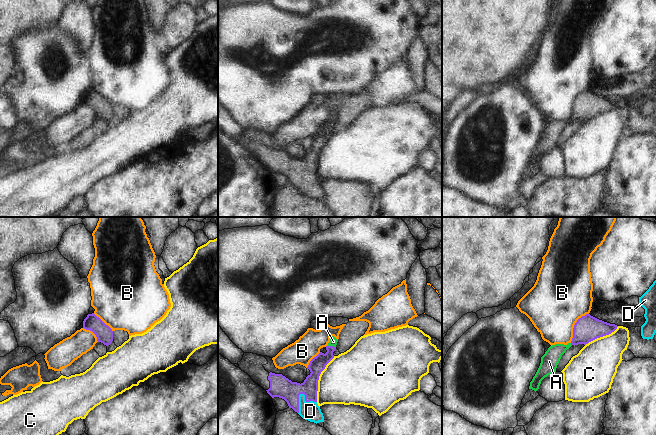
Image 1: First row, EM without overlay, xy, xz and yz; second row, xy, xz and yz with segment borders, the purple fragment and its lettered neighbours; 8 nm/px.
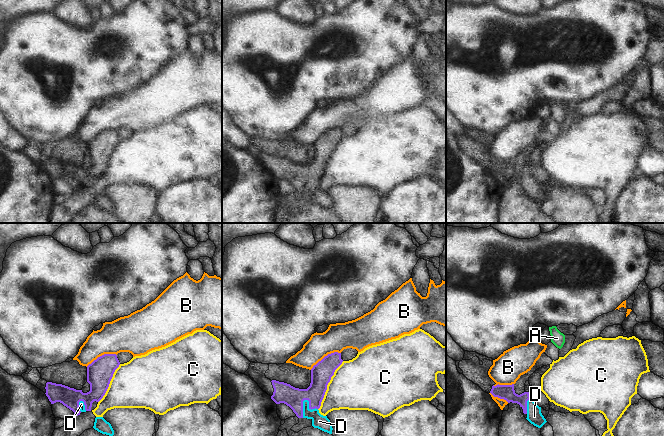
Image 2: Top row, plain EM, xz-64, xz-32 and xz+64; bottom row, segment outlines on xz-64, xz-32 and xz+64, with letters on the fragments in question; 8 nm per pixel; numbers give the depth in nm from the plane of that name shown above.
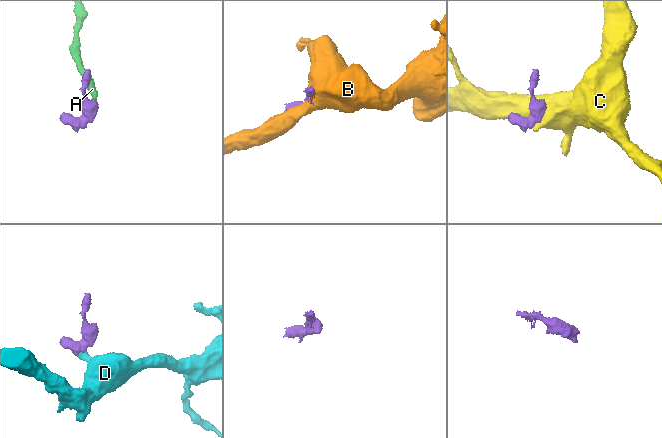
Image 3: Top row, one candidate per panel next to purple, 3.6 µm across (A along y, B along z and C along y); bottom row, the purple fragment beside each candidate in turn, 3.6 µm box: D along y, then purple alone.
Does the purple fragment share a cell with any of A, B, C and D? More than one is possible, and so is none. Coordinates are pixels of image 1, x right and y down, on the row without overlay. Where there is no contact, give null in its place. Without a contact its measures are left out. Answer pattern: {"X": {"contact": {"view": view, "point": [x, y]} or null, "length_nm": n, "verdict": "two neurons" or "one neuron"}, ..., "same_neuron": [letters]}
{"A": {"contact": {"view": "xz", "point": [331, 122]}, "length_nm": 70, "verdict": "one neuron"}, "B": {"contact": {"view": "yz", "point": [574, 102]}, "length_nm": 280, "verdict": "two neurons"}, "C": {"contact": {"view": "xz", "point": [318, 155]}, "length_nm": 400, "verdict": "two neurons"}, "D": {"contact": {"view": "xz", "point": [300, 169]}, "length_nm": 180, "verdict": "one neuron"}, "same_neuron": ["A", "D"]}

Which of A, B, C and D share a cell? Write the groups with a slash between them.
A D / B / C

